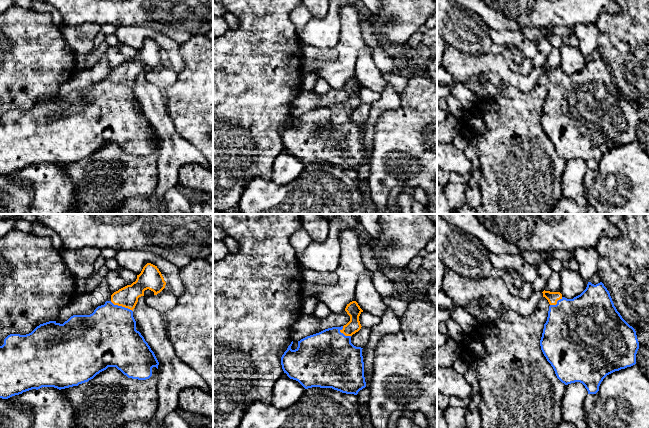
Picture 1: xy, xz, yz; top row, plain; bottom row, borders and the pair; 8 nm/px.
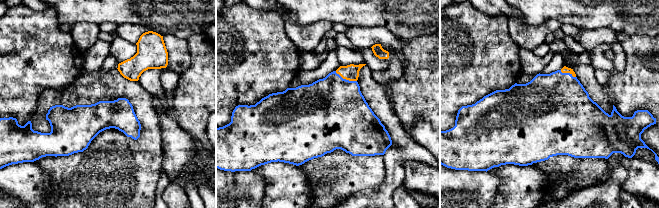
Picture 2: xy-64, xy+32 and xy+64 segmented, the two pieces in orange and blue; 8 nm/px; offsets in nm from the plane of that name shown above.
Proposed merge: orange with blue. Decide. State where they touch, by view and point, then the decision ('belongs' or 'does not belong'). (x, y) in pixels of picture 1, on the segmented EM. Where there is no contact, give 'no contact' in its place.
contact xy (121, 305); belongs

